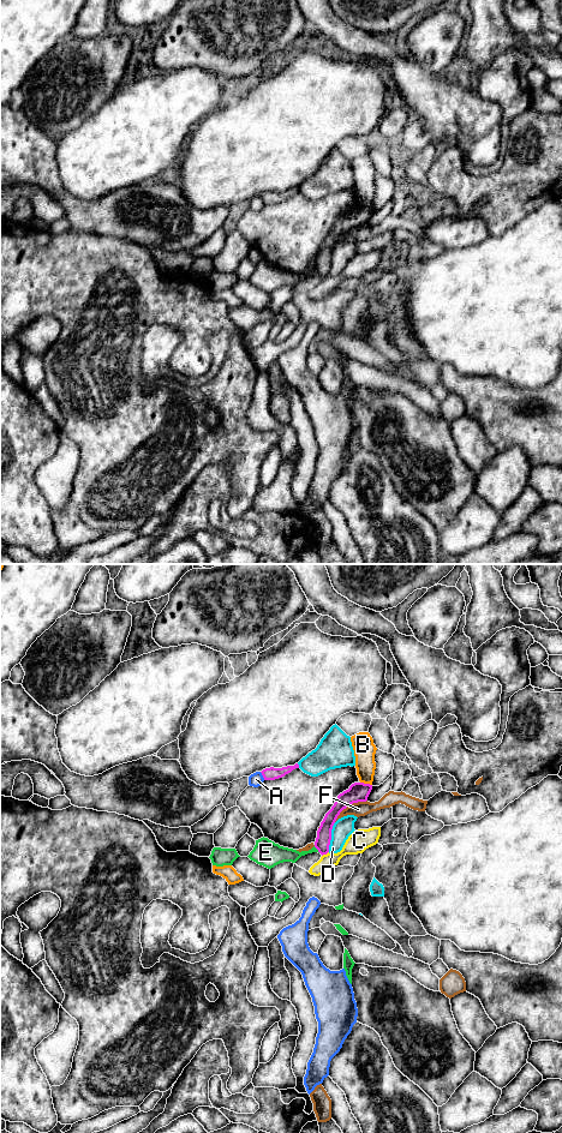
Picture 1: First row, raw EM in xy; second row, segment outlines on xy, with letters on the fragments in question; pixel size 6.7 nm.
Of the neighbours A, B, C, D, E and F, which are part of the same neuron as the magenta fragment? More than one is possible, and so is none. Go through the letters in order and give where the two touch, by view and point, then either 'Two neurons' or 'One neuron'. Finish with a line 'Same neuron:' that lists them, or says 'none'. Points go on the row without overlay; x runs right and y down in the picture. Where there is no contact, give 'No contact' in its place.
A: Touches magenta at xy (262, 198). Two neurons
B: Touches magenta at xy (366, 208). Two neurons
C: Touches magenta at xy (324, 277). Two neurons
D: Touches magenta at xy (330, 261). Two neurons
E: Touches magenta at xy (317, 273). Two neurons
F: Touches magenta at xy (348, 229). Two neurons
Same neuron: none

